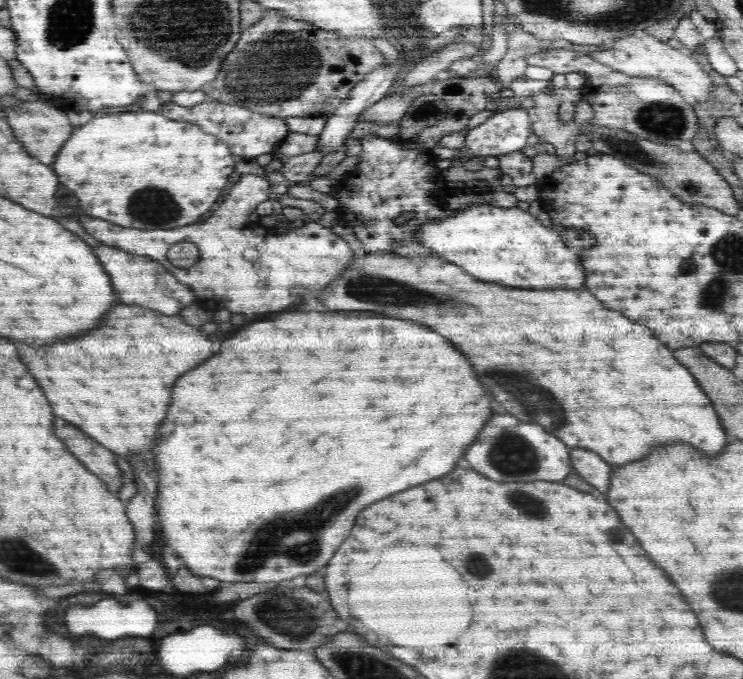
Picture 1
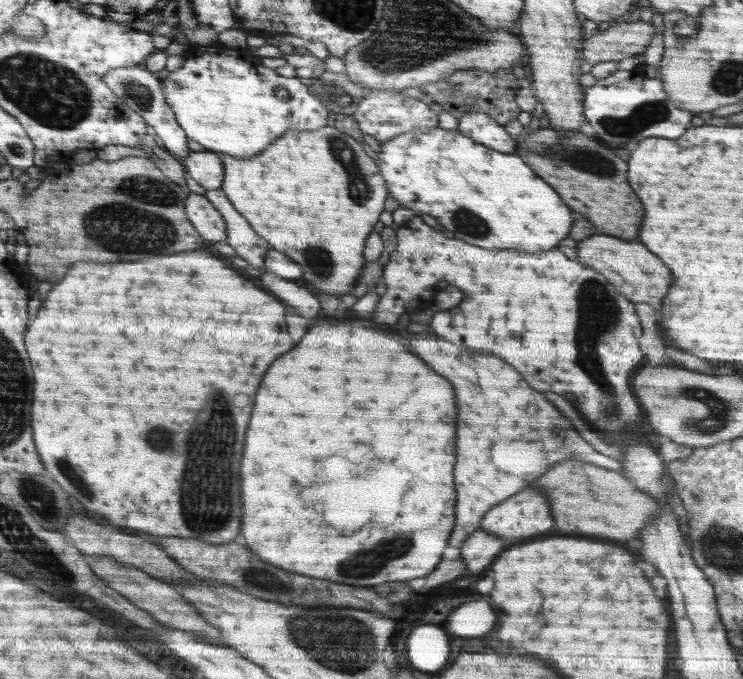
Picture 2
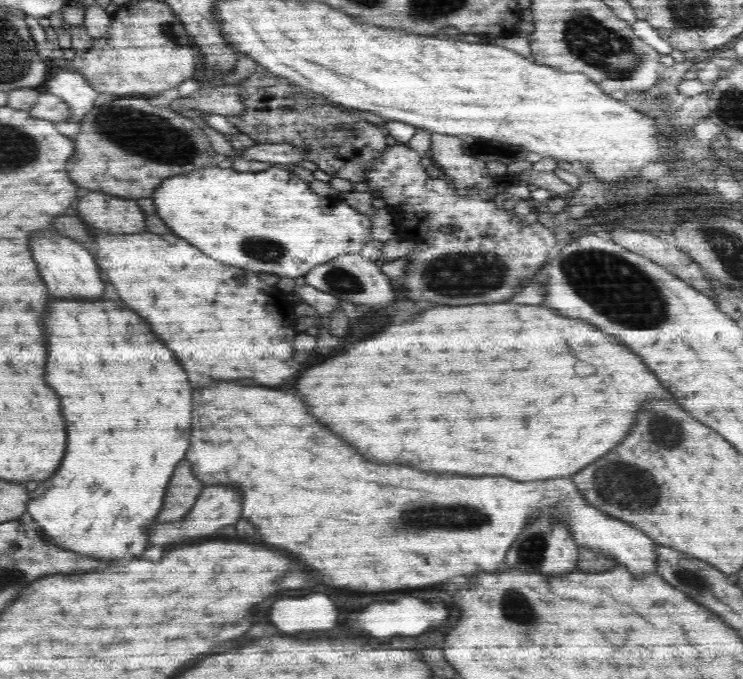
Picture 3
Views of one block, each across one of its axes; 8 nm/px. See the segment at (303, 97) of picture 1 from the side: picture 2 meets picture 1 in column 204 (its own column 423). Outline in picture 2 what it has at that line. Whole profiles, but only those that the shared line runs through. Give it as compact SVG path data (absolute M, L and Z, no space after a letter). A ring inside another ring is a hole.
M482 69L456 71L449 77L421 87L422 92L433 98L444 111L452 114L454 118L463 118L467 112L483 112L492 120L499 121L500 124L519 118L522 111L517 101L519 89L517 77L510 69L500 69L494 72L486 72Z

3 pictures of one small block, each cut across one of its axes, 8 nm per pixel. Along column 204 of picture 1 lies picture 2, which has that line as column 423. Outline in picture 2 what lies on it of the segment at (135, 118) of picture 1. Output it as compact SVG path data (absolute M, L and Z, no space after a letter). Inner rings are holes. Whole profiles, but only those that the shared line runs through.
M434 128L428 131L410 131L400 135L400 137L394 137L386 142L380 142L380 152L378 153L379 168L382 176L388 178L388 184L392 184L390 190L392 198L397 200L400 204L400 208L409 208L414 212L420 212L420 214L430 214L434 216L446 230L450 230L456 238L460 240L468 240L468 244L472 246L480 246L480 248L488 248L488 250L524 250L524 252L546 252L546 250L552 250L556 248L570 232L572 228L572 212L568 210L568 206L560 200L560 196L542 180L538 178L524 162L521 156L516 153L504 153L496 152L496 150L488 150L484 148L486 145L480 146L480 144L474 144L468 136L460 134L460 132L448 132L442 128Z

